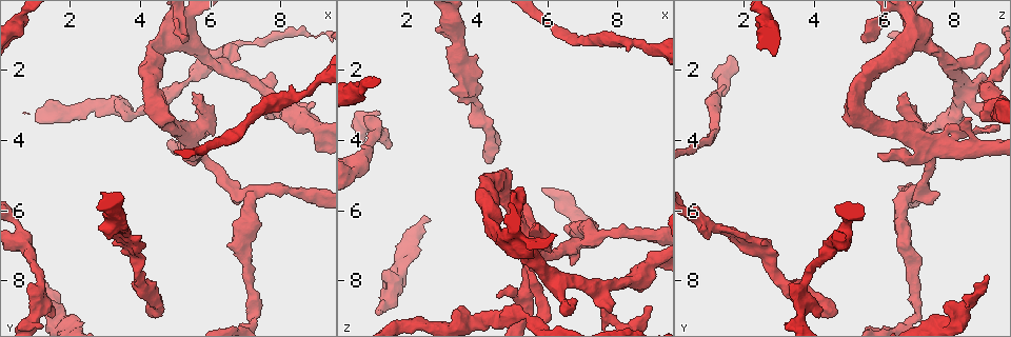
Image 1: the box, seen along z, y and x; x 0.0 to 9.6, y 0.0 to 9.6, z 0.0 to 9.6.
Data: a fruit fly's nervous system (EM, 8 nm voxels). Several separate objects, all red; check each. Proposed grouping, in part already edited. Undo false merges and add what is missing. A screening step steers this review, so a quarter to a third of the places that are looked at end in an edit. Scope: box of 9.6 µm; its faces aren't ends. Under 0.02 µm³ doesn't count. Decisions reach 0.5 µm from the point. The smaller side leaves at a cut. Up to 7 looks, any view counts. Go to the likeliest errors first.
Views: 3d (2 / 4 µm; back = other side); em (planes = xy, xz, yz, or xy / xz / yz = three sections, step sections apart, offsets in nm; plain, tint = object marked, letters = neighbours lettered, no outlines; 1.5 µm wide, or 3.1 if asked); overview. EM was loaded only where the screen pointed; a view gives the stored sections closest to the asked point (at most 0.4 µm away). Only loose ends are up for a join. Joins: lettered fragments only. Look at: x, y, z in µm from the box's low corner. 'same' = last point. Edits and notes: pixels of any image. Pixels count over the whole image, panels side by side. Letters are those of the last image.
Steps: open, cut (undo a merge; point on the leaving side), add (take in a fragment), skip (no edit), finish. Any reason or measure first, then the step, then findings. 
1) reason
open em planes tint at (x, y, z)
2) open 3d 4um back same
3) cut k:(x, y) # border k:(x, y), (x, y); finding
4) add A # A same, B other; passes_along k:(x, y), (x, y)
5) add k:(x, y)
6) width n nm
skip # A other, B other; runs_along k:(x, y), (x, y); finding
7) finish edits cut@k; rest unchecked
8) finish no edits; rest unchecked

branch stops here
open em planes plain at (1.10, 7.80, 9.00)

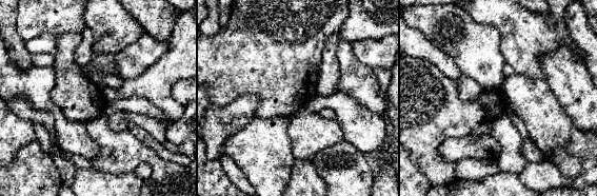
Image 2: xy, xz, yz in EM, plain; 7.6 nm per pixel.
open em planes letters same

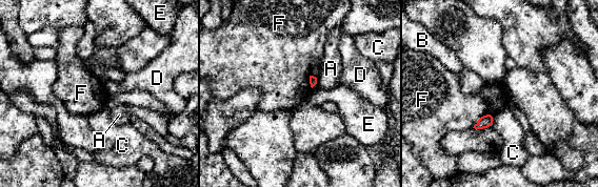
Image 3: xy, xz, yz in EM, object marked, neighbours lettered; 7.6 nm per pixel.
skip # A other, B other, C other, D other, E other, F other; border 3:(494, 113), (482, 115), (472, 127); no lettered fragment goes on from it

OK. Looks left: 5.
three-way junction
open 3d 2um back at (7.15, 5.45, 6.80)

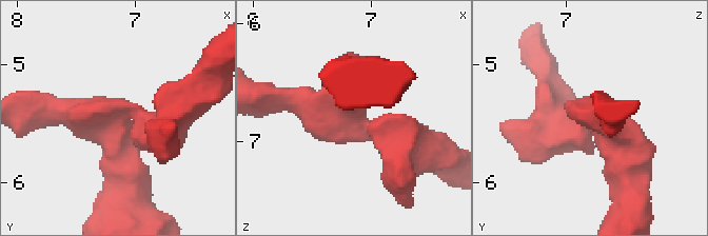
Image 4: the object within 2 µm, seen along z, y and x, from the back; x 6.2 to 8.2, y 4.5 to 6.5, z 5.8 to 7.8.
open em xz step 8 tint at (7.12, 5.46, 6.72)

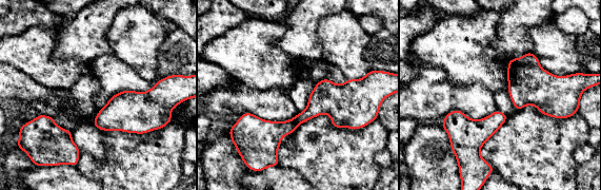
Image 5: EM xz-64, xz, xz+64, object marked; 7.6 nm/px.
cut it another way
open em yz step 8 letters same

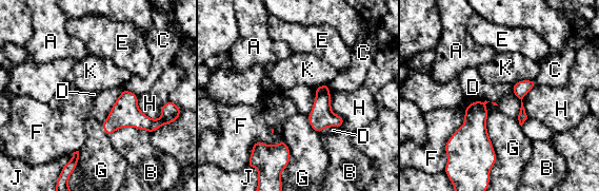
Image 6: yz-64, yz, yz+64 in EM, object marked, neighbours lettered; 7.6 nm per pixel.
width 40 nm; longest_contact F 460 nm
cut 6:(322, 89) # A other, B other, C other, D other, E other, F other, G other, H other, J other, K other; two neurons meet here

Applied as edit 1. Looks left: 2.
branch stops here
open 3d 2um at (1.55, 9.00, 4.05)

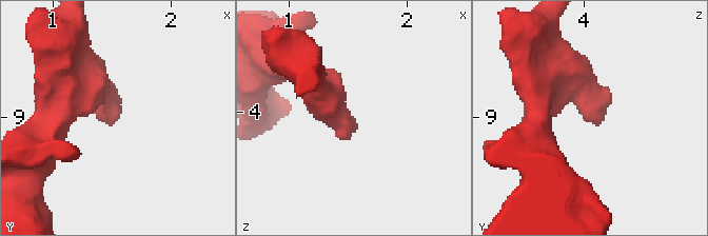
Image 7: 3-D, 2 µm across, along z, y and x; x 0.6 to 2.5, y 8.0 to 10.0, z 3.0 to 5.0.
need the tissue
open em planes letters at (1.52, 9.06, 4.12)

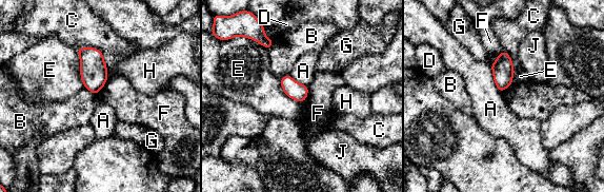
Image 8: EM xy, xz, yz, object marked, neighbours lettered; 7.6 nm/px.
width 140 nm
skip # A other, B other, C other, D other, E other, F other, G other, H other, J other; border 8:(108, 77), (103, 88), (96, 95); no lettered fragment goes on from it

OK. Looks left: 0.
finish edits cut@6; rest unchecked

